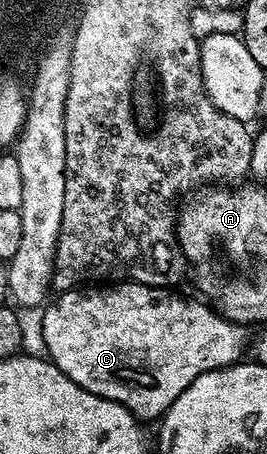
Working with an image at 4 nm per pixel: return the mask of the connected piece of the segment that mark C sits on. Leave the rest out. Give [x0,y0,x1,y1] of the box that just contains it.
[43,281,247,421]

